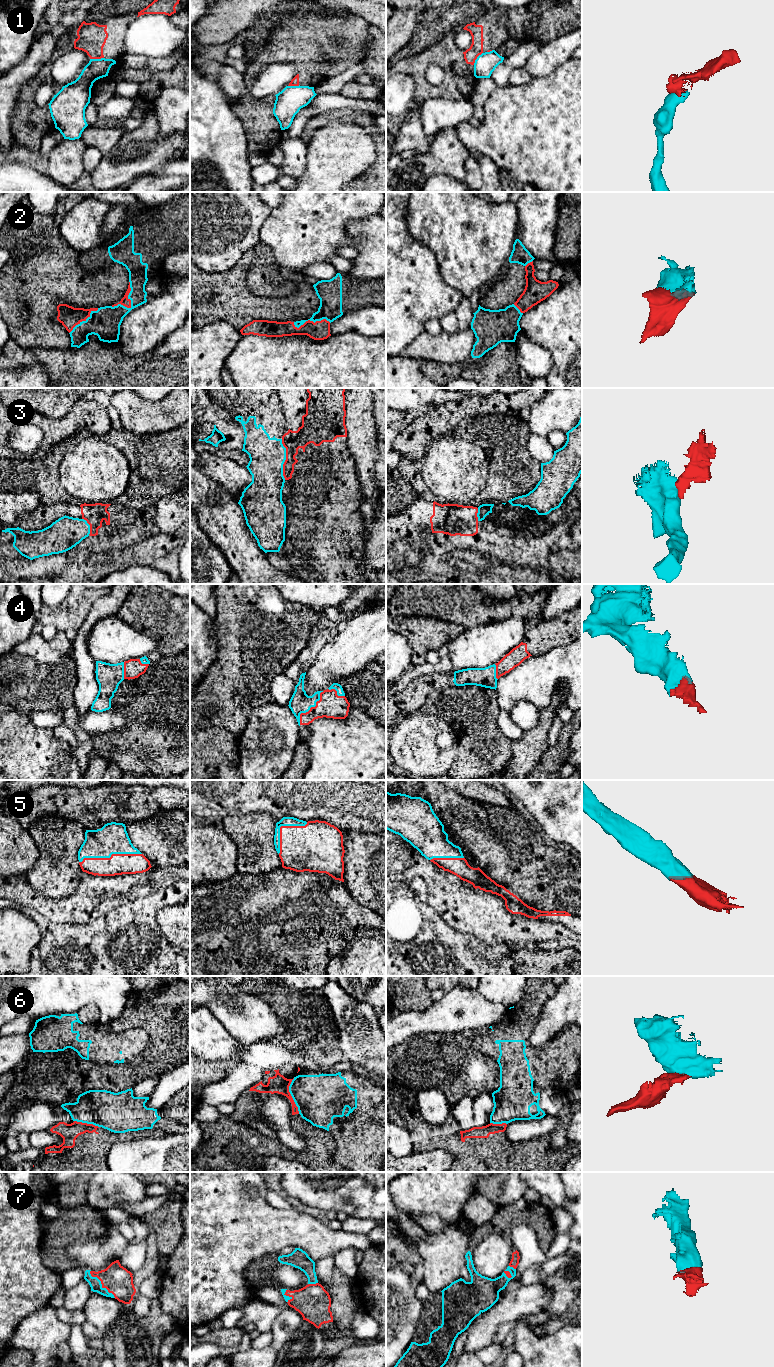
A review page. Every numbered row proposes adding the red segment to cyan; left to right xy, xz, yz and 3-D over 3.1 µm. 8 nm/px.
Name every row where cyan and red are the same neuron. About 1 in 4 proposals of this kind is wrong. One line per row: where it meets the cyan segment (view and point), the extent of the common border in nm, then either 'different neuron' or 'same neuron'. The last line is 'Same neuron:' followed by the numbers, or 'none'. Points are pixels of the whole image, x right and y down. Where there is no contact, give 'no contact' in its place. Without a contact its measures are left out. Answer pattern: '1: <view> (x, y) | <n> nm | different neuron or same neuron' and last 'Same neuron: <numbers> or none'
1: xy (96, 59) | 110 nm | different neuron
2: xy (131, 303) | 260 nm | same neuron
3: xz (285, 459) | 320 nm | different neuron
4: xz (310, 707) | 340 nm | same neuron
5: xy (110, 856) | 500 nm | same neuron
6: xz (291, 1095) | 300 nm | different neuron
7: xy (100, 1283) | 300 nm | same neuron
Same neuron: 2, 4, 5, 7

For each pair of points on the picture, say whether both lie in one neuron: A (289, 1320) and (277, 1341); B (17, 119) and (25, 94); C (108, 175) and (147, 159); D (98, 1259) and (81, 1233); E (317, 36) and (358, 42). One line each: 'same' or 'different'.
A: same
B: same
C: same
D: different
E: same

